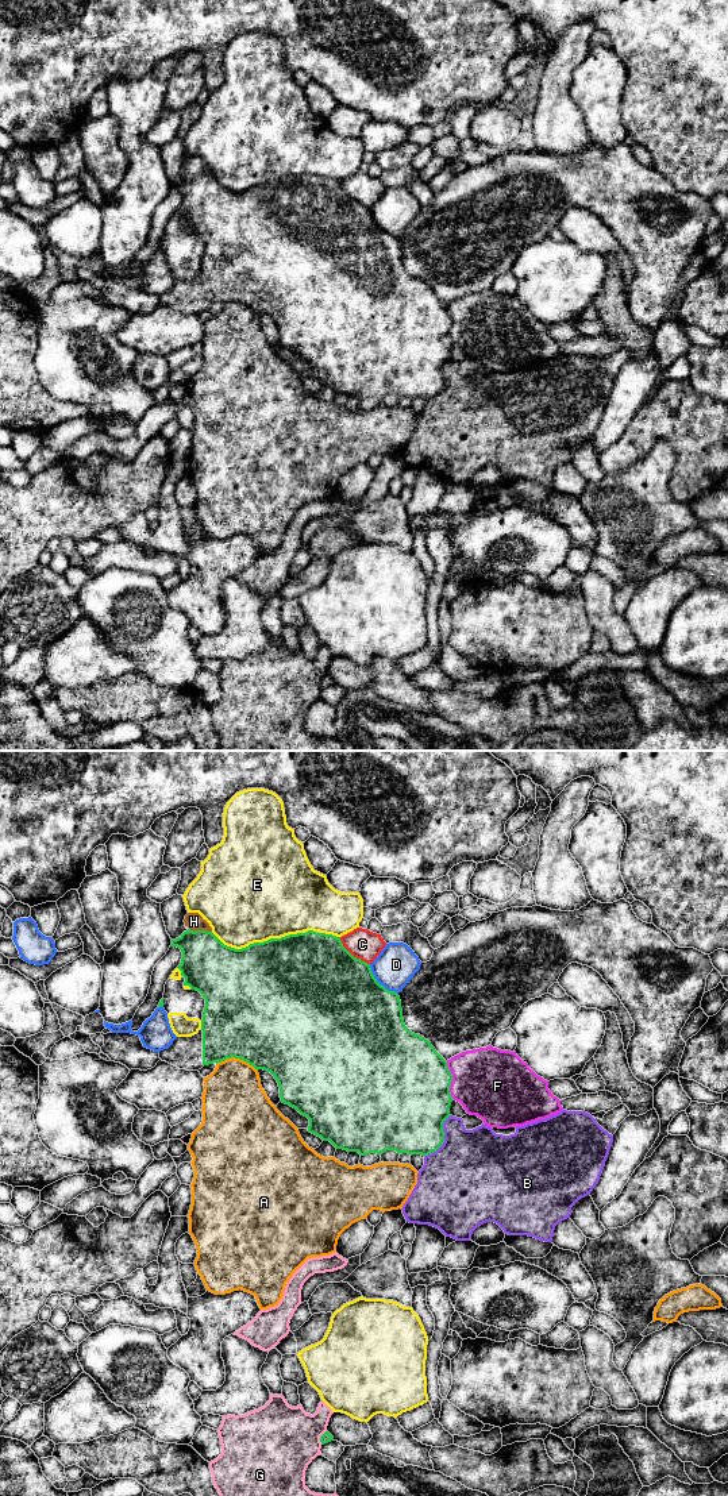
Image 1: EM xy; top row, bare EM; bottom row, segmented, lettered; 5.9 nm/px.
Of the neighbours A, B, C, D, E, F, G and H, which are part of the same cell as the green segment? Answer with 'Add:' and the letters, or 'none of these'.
Add: H

